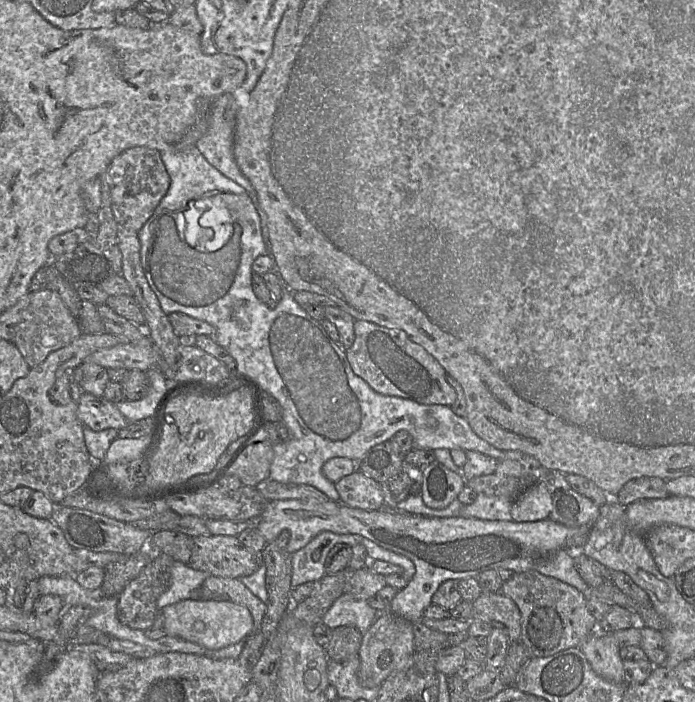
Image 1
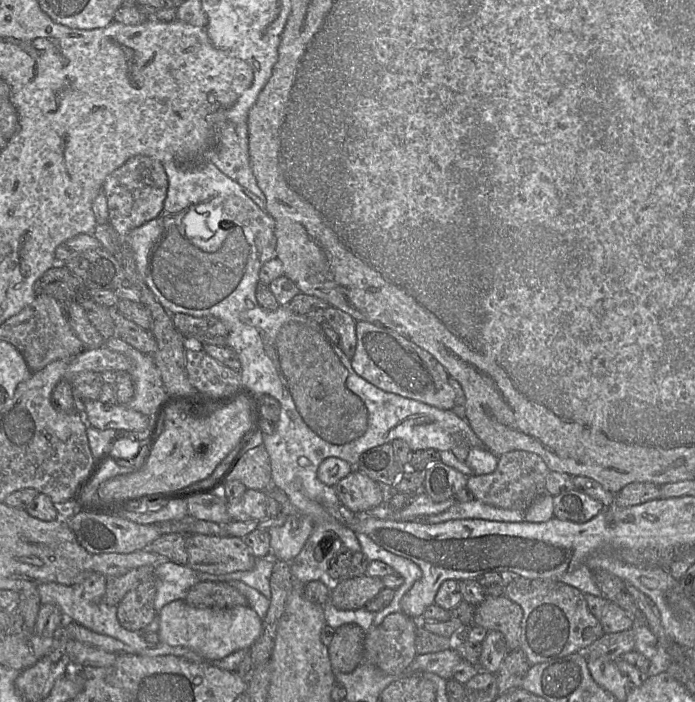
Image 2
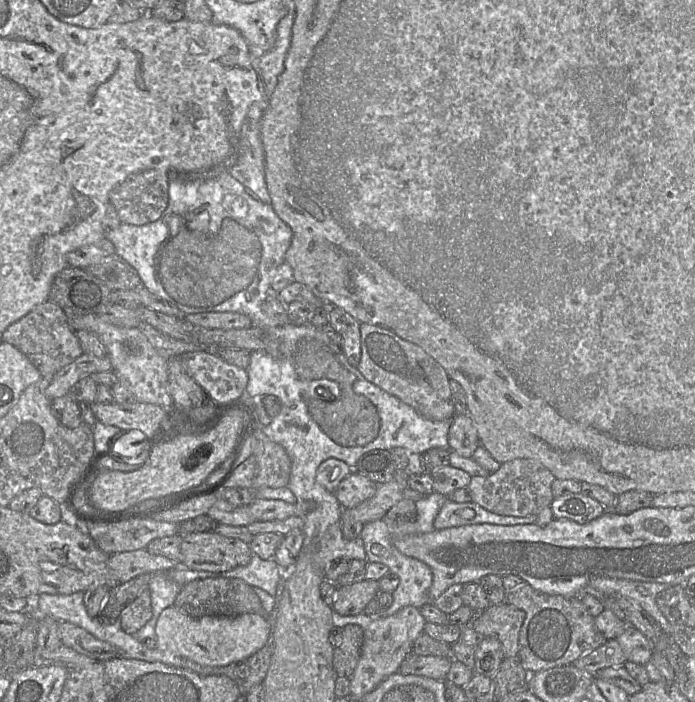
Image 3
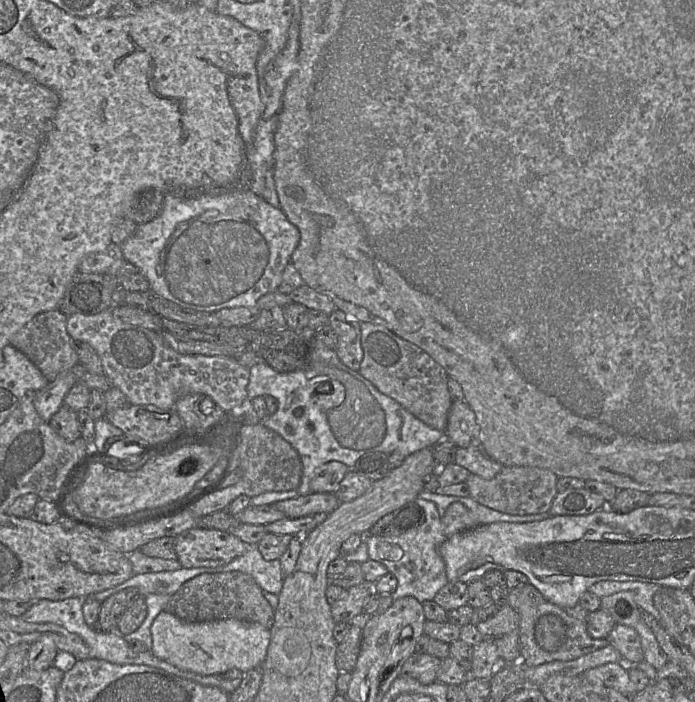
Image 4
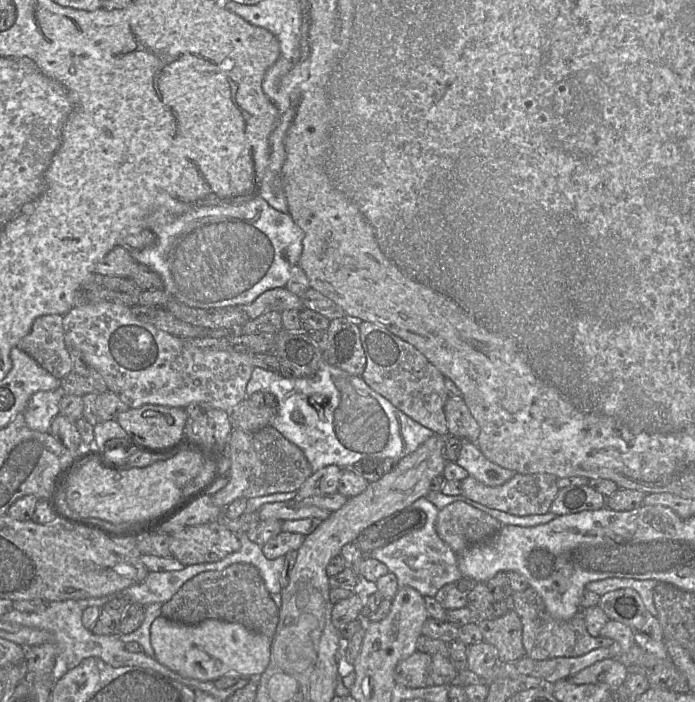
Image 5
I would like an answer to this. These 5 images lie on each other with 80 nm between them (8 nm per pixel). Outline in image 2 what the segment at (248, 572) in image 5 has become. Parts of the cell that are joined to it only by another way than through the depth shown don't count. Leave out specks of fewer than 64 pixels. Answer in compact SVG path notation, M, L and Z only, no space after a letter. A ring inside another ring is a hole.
M202 581L192 586L184 601L197 608L229 609L248 606L247 598L225 581Z

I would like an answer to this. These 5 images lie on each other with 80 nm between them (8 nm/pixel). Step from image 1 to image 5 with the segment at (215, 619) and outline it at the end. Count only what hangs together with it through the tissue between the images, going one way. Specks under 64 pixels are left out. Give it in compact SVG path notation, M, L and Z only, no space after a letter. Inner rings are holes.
M160 615L151 625L150 637L155 659L184 678L215 681L230 673L258 678L270 660L271 640L238 623L206 619L186 625Z

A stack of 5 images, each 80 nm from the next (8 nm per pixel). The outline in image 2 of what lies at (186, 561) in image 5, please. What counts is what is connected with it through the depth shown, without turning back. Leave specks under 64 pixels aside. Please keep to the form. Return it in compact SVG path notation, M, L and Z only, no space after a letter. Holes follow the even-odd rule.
M189 534L185 546L187 565L202 573L220 575L248 571L258 559L241 537Z

